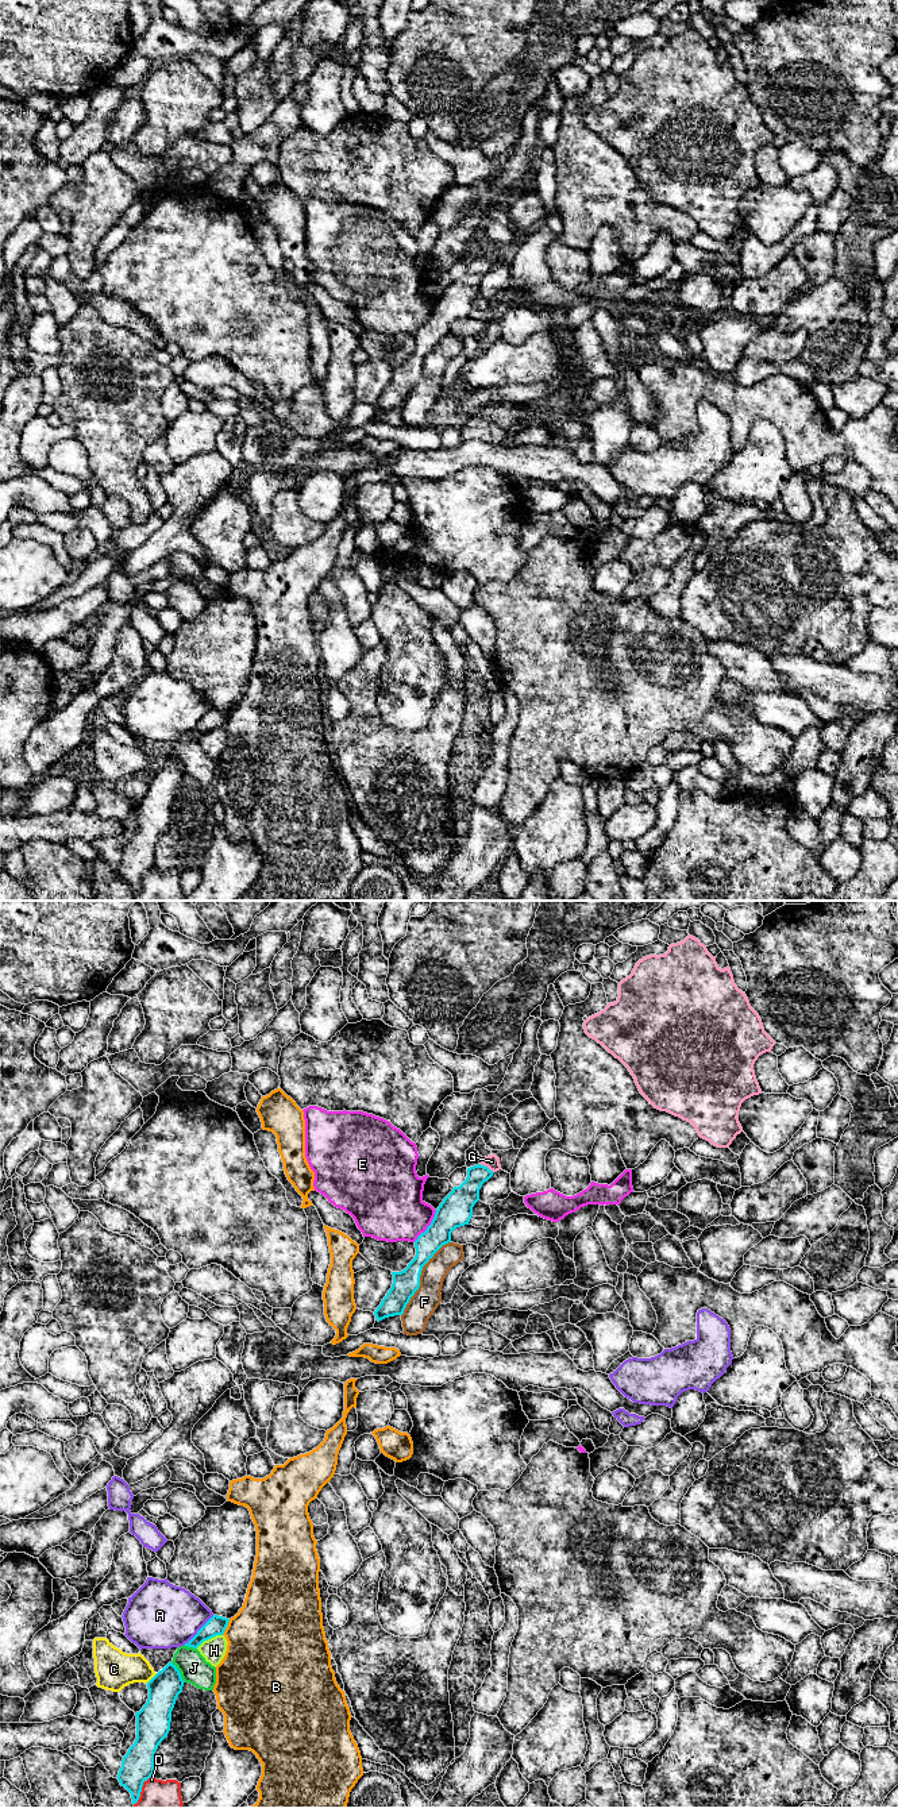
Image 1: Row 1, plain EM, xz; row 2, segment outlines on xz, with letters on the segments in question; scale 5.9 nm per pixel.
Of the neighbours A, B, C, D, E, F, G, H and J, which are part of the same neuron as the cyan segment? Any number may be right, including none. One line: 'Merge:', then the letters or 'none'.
Merge: G

